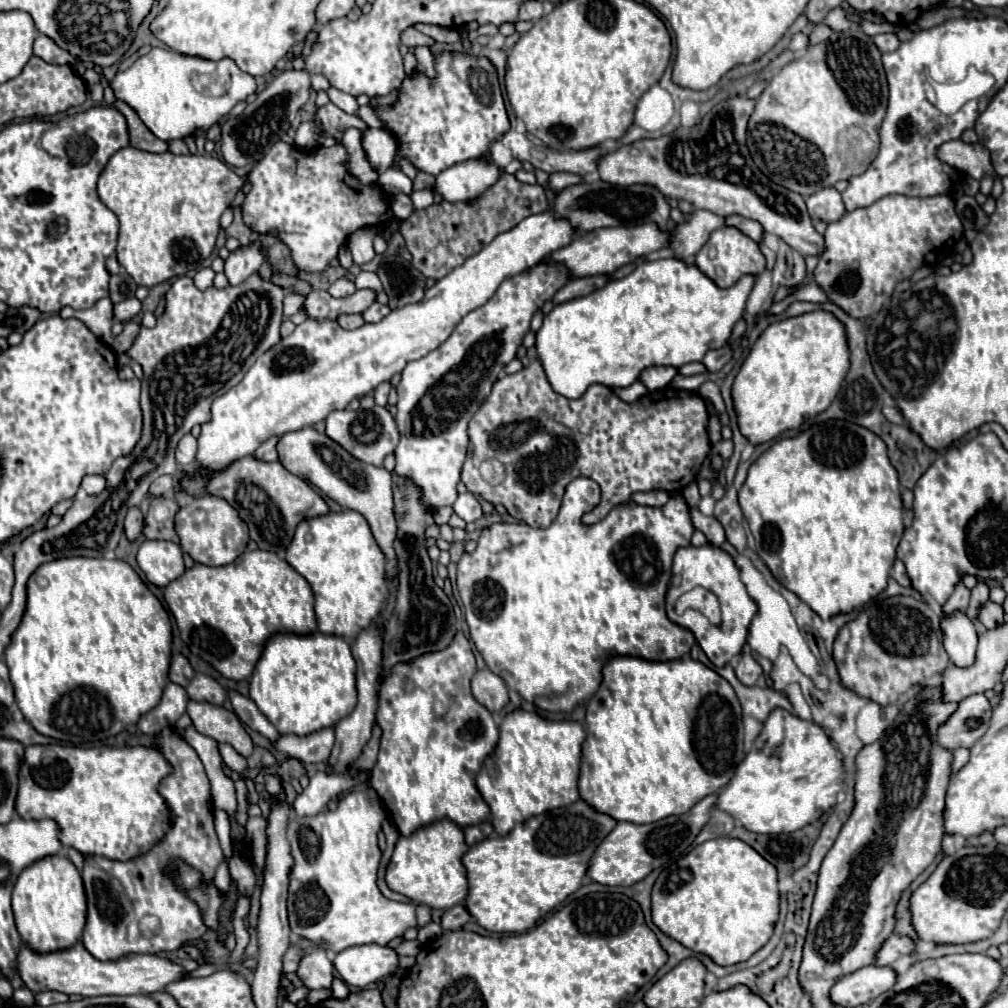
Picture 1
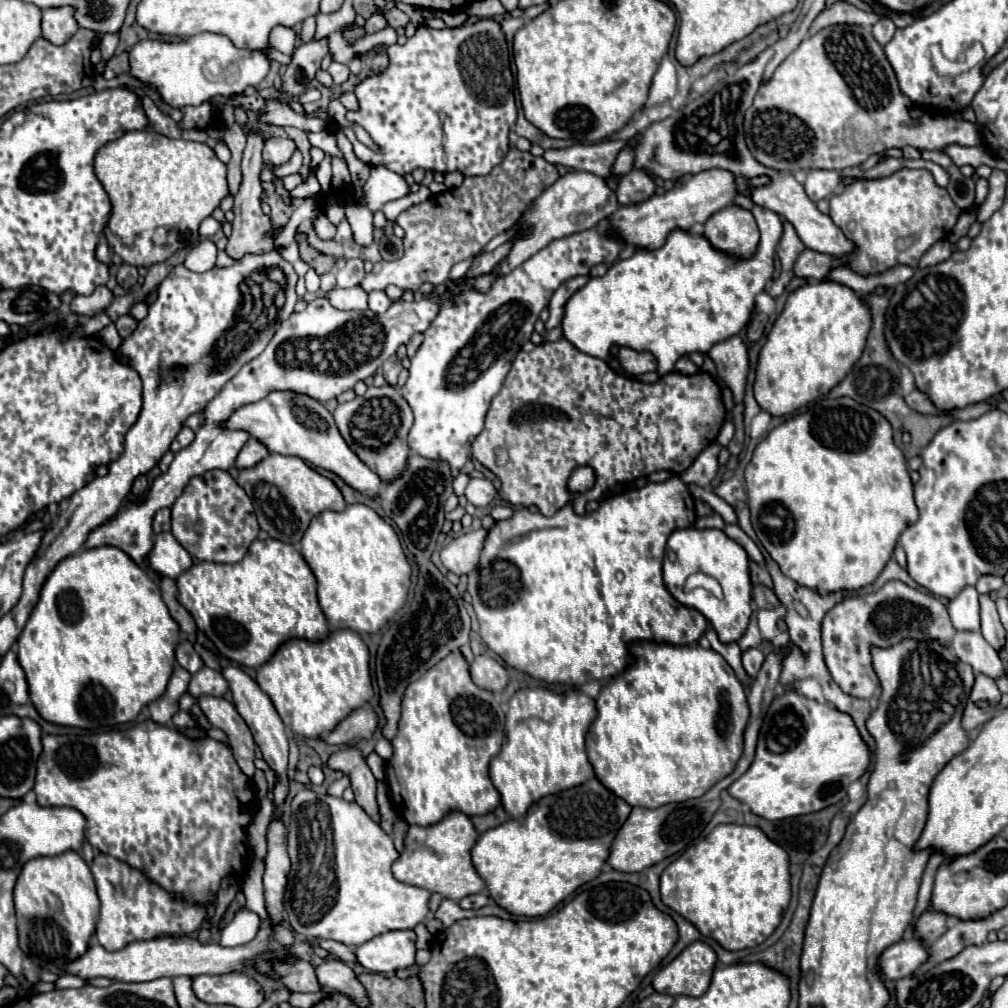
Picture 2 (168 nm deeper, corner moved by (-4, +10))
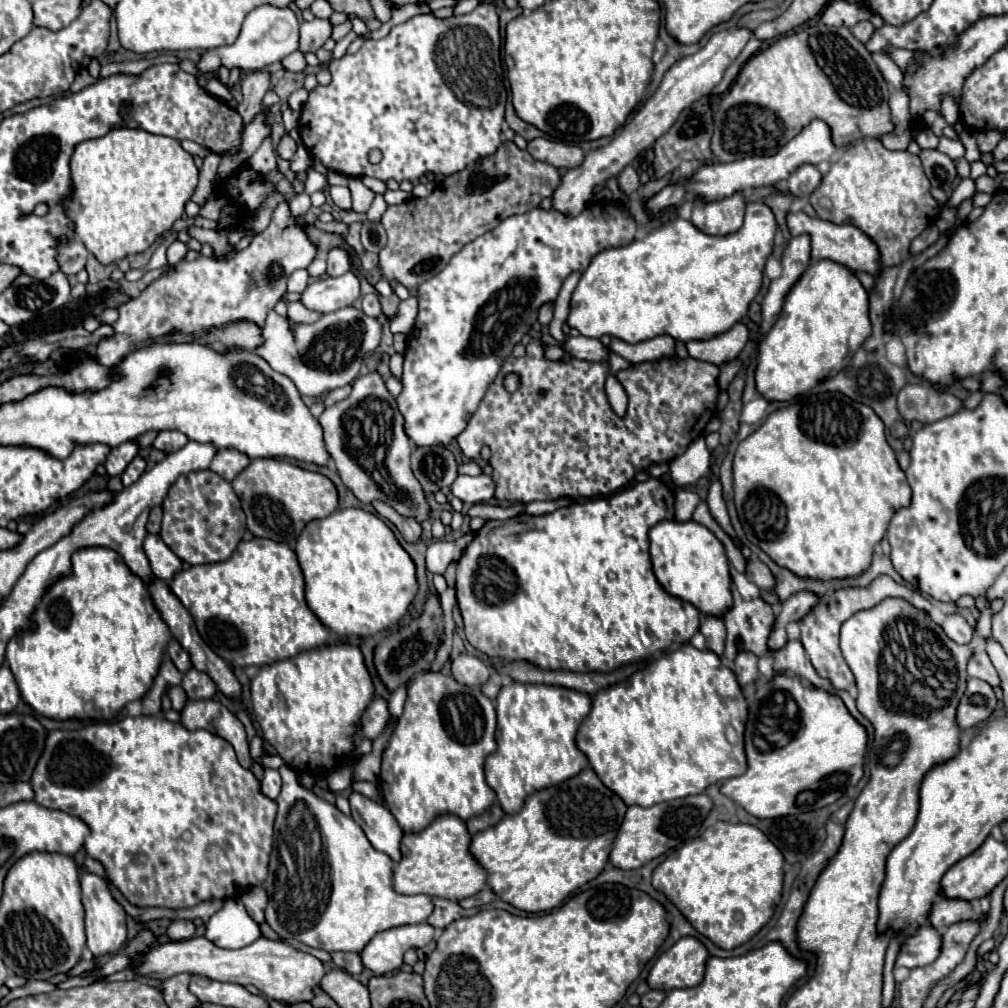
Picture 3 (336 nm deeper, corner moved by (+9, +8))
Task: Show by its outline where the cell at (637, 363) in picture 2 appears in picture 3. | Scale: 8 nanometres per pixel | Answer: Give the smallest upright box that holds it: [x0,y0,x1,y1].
[563,336,609,362]

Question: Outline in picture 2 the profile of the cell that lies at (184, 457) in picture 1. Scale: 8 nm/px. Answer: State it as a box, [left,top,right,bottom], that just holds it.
[170,426,194,452]

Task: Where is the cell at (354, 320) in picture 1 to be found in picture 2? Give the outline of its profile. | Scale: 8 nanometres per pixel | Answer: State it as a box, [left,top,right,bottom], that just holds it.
[328,286,368,310]

